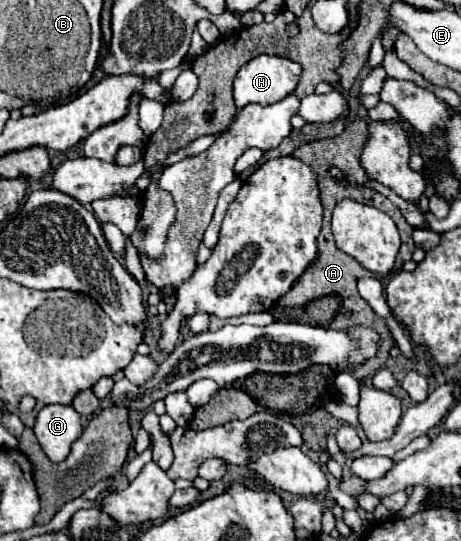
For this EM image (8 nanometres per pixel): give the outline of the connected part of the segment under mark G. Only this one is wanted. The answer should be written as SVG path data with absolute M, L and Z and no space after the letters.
M51 404L39 410L35 436L43 448L43 452L53 462L63 462L71 450L71 444L81 436L81 416L73 410L73 406Z

